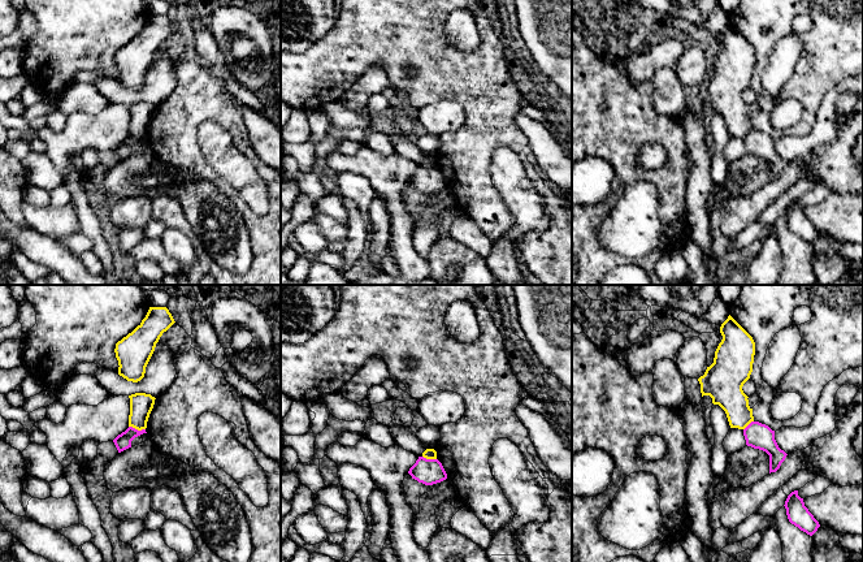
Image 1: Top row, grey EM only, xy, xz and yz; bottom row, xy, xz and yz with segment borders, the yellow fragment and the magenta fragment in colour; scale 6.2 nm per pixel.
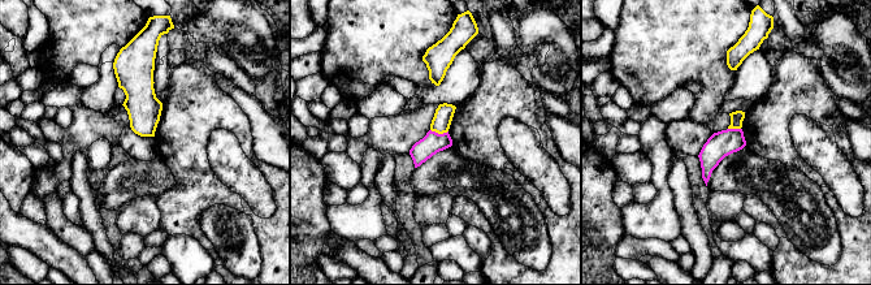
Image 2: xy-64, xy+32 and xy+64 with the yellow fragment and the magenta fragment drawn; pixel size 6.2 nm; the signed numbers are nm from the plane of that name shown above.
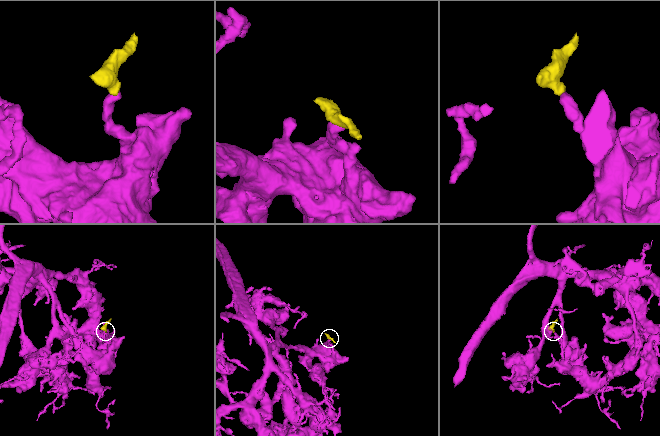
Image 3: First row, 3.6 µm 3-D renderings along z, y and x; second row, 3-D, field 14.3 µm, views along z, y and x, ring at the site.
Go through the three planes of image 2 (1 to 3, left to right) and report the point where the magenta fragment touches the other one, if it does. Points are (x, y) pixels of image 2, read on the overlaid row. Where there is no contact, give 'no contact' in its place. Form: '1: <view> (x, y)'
1: no contact
2: xy+32 (440, 133)
3: xy+64 (735, 128)

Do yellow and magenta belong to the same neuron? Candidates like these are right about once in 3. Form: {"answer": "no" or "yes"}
{"answer": "no"}

